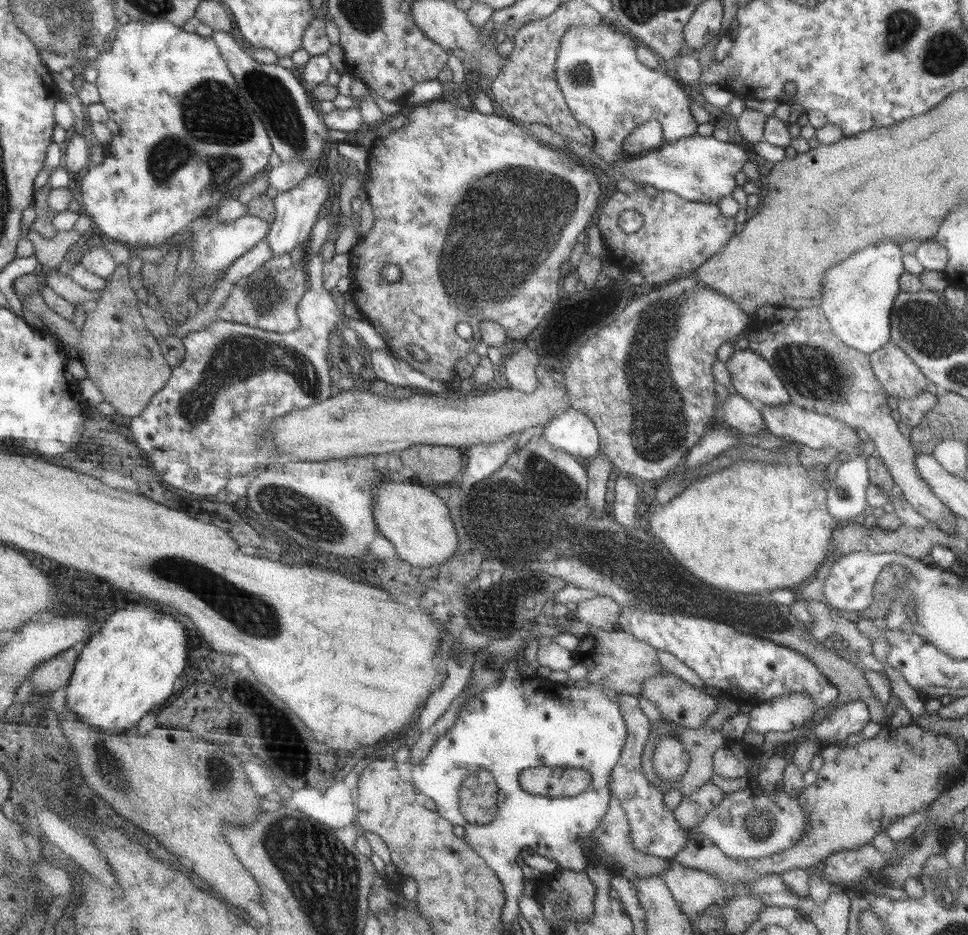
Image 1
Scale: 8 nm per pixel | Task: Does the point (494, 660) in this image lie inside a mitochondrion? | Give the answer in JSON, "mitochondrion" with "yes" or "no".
{"mitochondrion":"yes"}

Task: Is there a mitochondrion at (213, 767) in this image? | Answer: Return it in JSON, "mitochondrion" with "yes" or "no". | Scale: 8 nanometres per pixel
{"mitochondrion":"yes"}

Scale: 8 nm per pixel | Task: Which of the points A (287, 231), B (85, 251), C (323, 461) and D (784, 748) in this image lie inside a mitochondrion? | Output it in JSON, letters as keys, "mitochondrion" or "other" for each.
{"A":"other","B":"other","C":"other","D":"other"}

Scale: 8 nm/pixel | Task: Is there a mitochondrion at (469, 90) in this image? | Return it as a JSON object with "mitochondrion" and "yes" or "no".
{"mitochondrion":"no"}

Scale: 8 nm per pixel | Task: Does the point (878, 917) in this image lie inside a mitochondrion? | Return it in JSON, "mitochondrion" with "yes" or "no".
{"mitochondrion":"no"}

